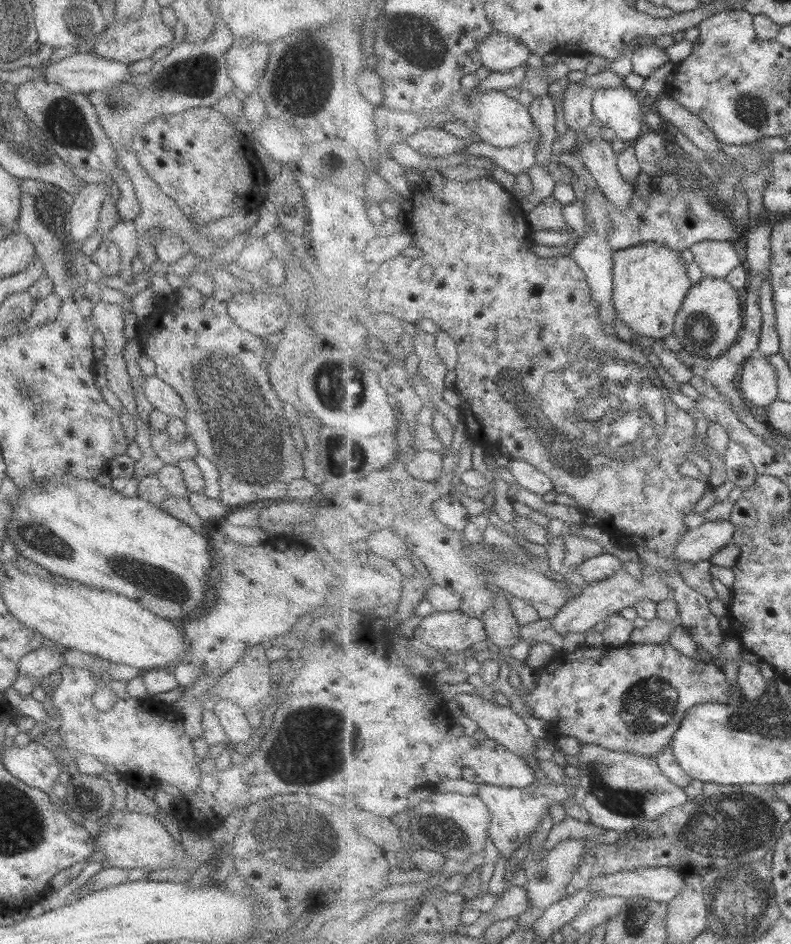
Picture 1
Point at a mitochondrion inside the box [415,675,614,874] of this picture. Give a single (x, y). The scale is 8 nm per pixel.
(454, 832)

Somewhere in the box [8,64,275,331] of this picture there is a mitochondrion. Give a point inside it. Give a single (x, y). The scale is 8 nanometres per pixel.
(70, 125)

